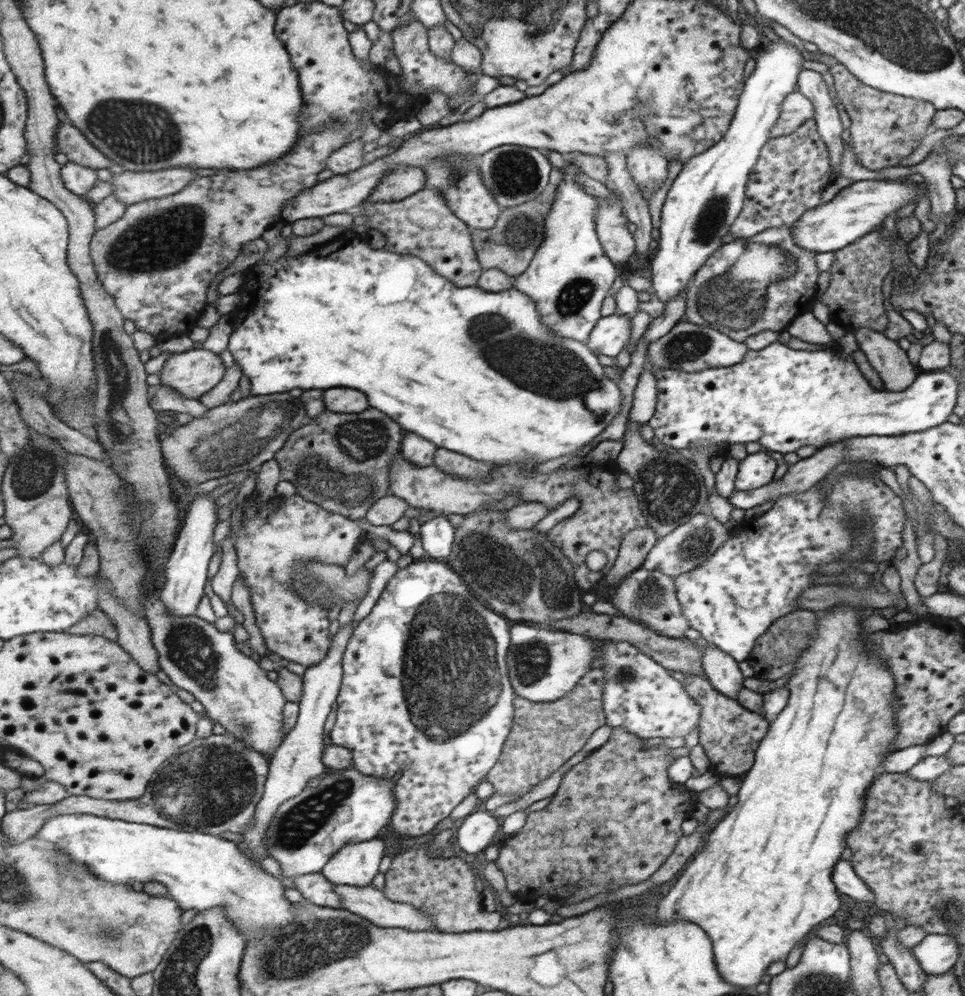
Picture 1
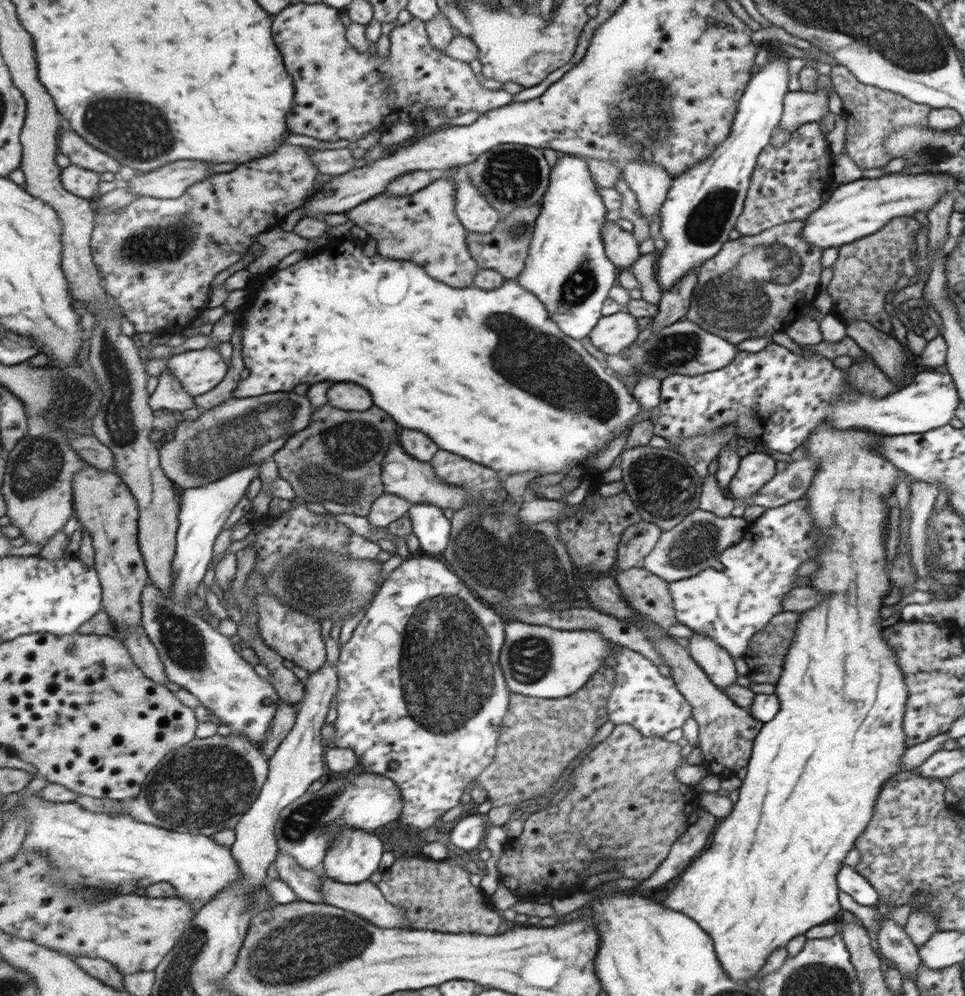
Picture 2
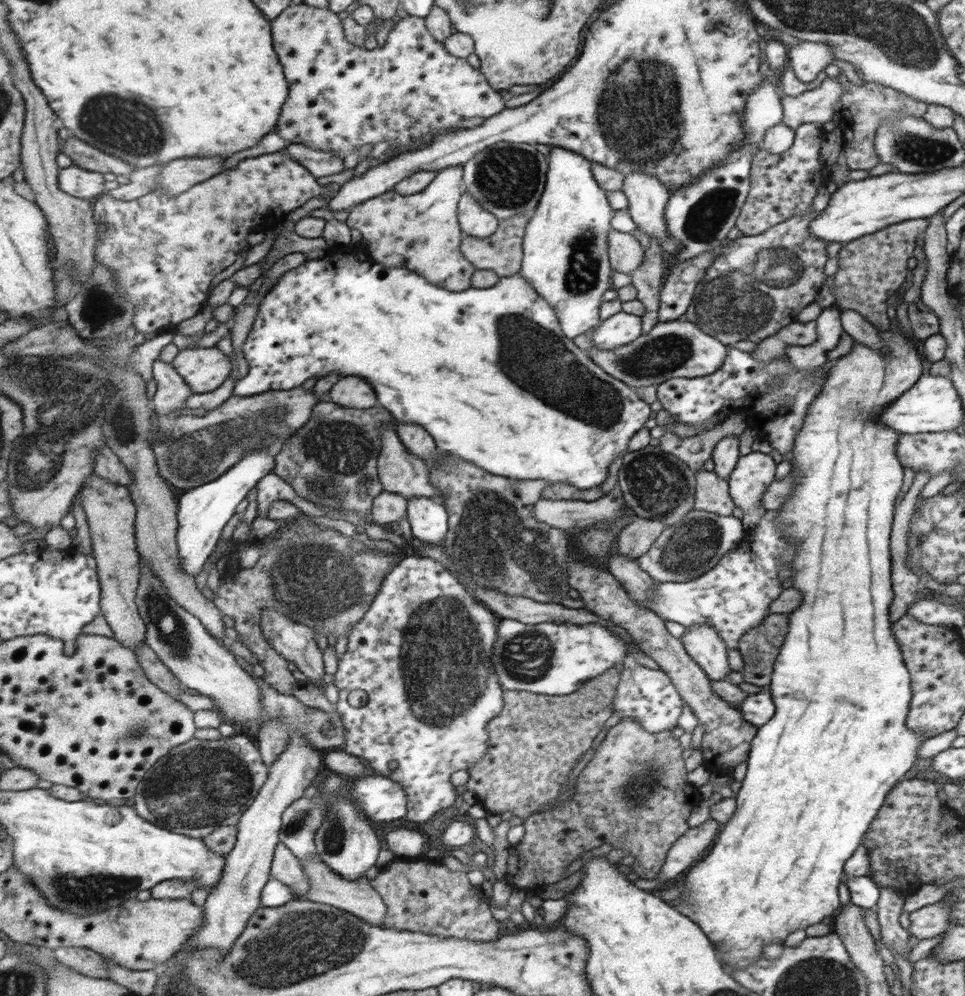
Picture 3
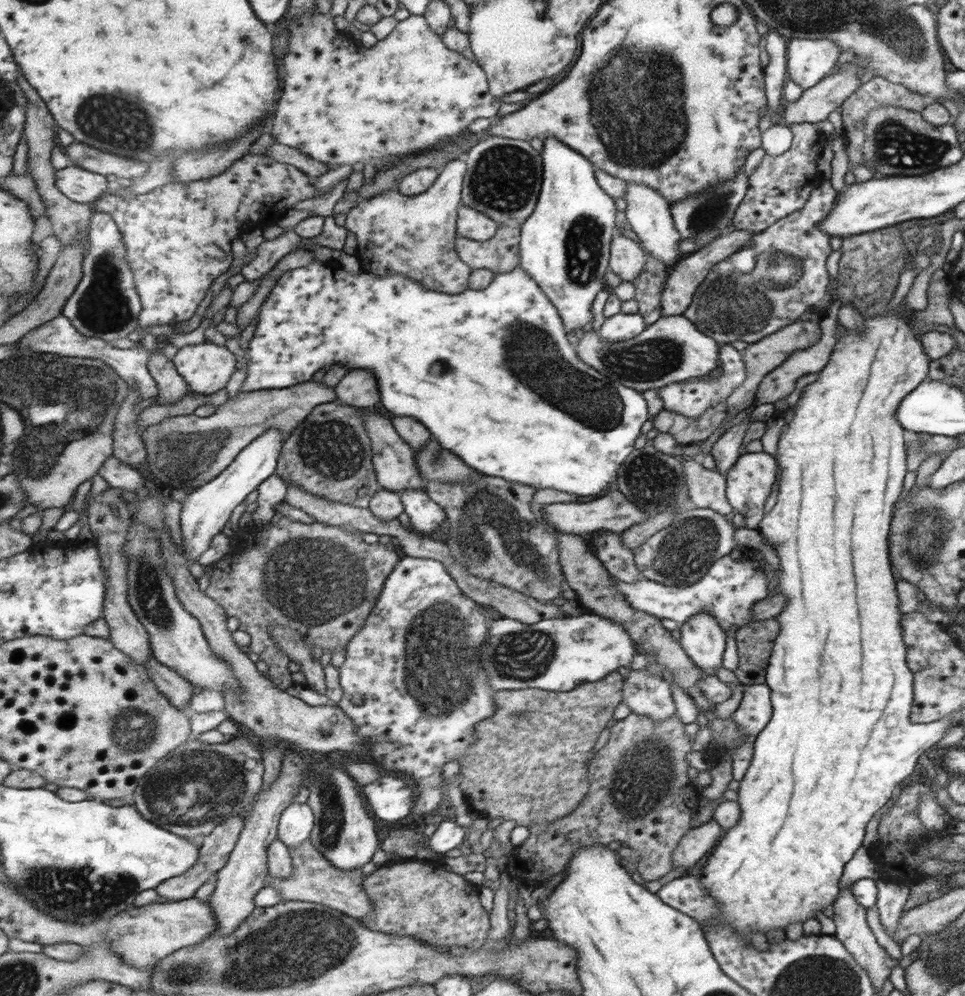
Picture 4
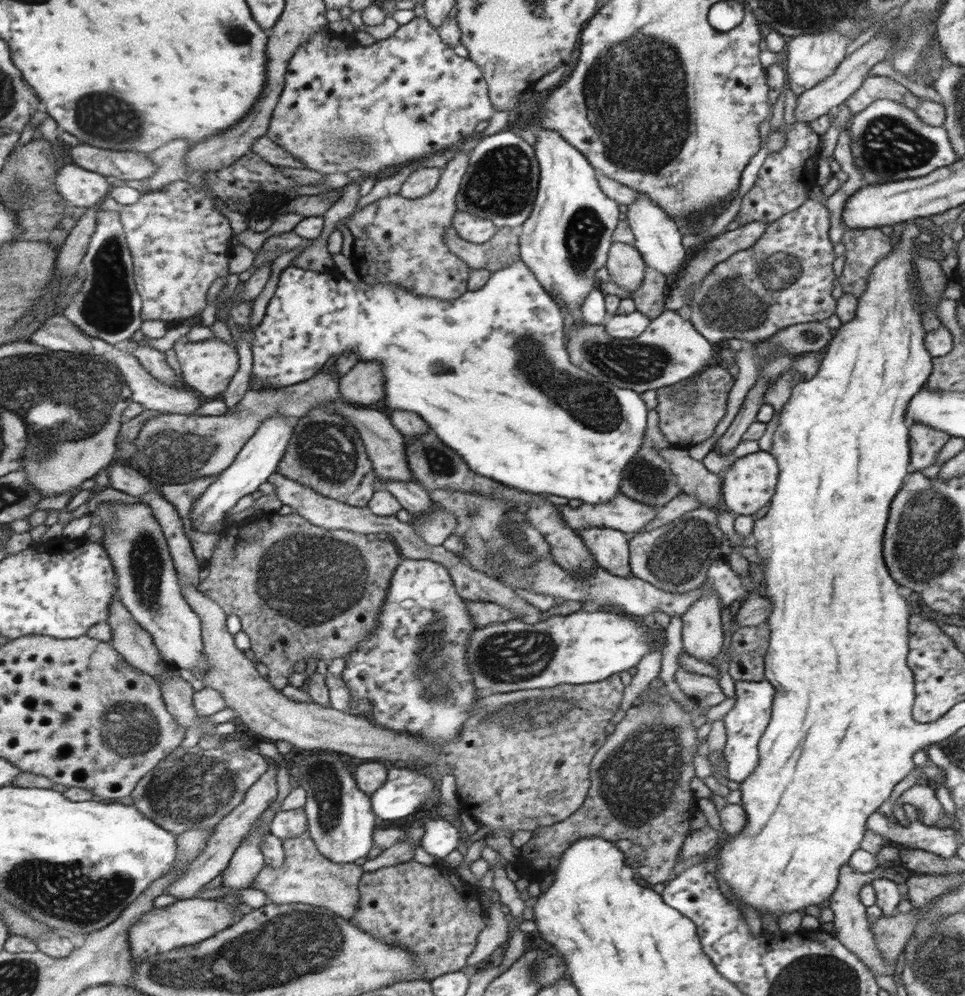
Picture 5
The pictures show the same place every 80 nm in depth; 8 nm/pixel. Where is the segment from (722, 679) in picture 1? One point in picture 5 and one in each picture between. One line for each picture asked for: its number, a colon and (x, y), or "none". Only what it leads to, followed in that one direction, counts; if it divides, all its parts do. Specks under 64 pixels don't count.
2: (714, 661)
3: (702, 644)
4: (702, 641)
5: (701, 634)

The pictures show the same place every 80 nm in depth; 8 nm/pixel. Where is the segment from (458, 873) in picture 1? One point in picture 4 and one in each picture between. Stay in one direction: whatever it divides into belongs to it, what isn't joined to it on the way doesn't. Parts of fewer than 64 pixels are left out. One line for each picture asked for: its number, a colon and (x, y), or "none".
2: (432, 894)
3: (420, 897)
4: (413, 899)

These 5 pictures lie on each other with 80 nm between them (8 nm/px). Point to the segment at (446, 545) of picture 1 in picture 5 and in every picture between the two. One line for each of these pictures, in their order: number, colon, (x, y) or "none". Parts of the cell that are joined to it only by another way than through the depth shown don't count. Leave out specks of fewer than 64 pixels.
2: (429, 525)
3: (427, 518)
4: (425, 516)
5: (411, 496)

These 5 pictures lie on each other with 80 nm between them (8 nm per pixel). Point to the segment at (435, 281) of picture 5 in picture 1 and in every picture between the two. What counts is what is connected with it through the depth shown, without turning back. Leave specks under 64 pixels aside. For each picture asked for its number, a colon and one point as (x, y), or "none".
1: (422, 224)
2: (422, 228)
3: (421, 231)
4: (423, 249)

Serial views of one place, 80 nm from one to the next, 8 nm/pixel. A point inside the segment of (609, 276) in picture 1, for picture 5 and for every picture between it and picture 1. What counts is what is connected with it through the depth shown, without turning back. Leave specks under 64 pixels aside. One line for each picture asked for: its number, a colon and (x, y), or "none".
2: (566, 269)
3: (565, 245)
4: (563, 245)
5: (564, 240)

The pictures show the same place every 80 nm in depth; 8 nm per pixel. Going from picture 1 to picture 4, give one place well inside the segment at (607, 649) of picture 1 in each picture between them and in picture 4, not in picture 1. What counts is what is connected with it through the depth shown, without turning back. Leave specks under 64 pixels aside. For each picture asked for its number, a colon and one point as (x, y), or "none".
2: (651, 703)
3: (646, 695)
4: (647, 694)

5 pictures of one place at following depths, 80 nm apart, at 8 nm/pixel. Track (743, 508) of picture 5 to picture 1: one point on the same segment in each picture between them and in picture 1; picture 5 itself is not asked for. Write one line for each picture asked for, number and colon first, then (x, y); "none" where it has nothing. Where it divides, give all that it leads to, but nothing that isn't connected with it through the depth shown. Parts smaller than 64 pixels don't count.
1: (756, 469)
2: (755, 469)
3: (753, 473)
4: (748, 483)

